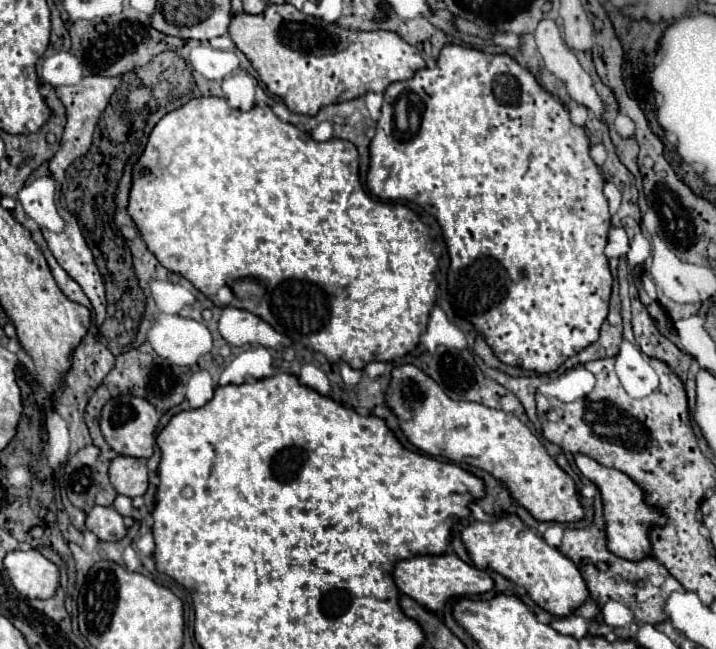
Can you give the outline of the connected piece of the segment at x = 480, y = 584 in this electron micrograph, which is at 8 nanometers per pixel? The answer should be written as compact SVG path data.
M444 553L444 555L424 555L424 557L412 557L396 563L394 567L394 583L400 589L400 593L412 597L428 611L434 611L438 617L444 615L444 607L448 599L458 595L480 595L494 587L492 577L488 571L476 569L474 565L464 563L456 553Z

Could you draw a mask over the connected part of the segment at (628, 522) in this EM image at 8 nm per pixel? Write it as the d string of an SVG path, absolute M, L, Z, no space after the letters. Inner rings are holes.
M576 455L576 467L602 493L606 533L608 533L608 549L612 549L612 553L616 553L618 557L628 559L628 561L642 561L642 559L650 557L648 555L652 551L650 531L652 531L652 527L664 527L668 523L666 513L660 507L650 505L646 501L644 489L636 481L632 481L632 477L628 477L626 473L620 473L618 469L600 465L586 455Z

